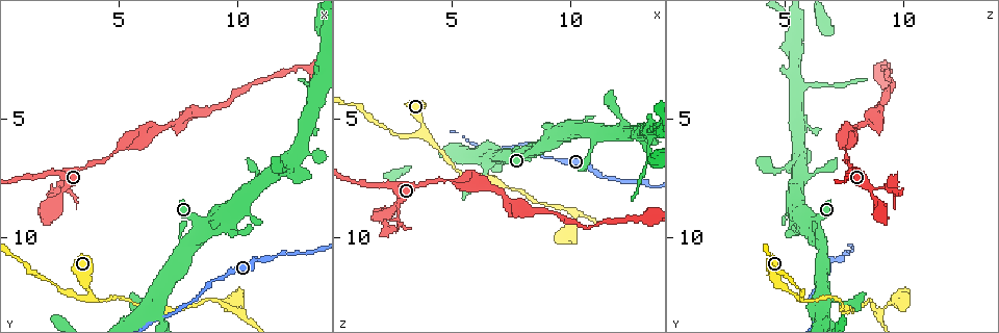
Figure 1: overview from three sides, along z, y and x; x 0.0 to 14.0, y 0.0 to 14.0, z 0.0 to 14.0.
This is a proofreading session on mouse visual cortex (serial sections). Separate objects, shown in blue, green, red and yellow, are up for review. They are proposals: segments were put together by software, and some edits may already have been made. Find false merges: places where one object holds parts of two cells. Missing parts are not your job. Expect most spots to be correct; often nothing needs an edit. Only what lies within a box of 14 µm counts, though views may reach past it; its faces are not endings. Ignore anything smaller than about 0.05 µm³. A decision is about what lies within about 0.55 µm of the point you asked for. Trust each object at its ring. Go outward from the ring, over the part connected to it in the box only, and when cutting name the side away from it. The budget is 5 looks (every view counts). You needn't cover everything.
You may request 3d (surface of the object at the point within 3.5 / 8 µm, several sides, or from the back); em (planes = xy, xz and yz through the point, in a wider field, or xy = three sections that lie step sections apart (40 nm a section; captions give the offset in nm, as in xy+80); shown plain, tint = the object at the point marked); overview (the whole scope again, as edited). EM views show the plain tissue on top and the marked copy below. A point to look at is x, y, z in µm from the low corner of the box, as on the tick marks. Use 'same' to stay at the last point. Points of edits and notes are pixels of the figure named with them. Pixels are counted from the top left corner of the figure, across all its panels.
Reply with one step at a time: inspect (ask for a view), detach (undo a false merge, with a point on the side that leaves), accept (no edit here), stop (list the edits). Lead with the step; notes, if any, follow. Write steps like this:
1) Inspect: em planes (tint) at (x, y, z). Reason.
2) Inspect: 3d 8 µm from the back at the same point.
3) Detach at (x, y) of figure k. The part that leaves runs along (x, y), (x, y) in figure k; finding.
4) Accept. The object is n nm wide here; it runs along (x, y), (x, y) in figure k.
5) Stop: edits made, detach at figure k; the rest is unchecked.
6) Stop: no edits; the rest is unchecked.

Inspect: 3d 3.5 µm at (2.9, 7.8, 9.4).

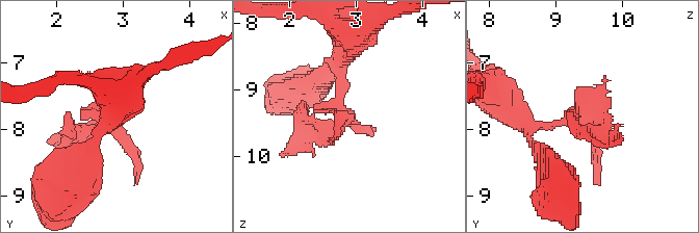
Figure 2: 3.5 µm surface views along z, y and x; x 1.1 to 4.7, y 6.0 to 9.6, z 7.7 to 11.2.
Inspect: em xy step 2 (tint) at (2.85, 7.80, 9.40).

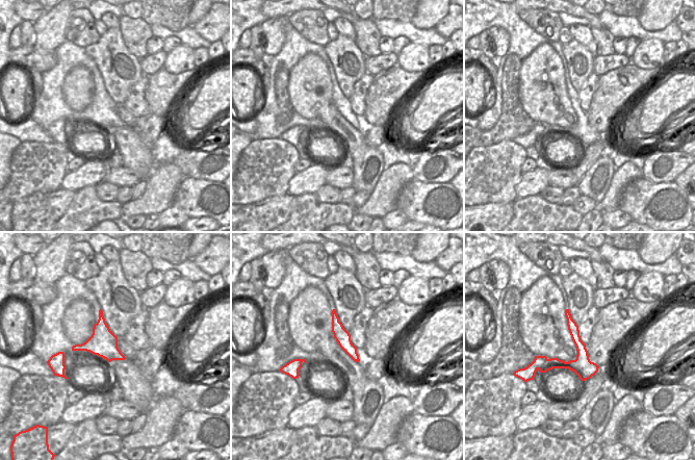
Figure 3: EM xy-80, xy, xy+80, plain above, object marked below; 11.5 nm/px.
Inspect: em xy step 5 (tint) at the same point. Another direction.

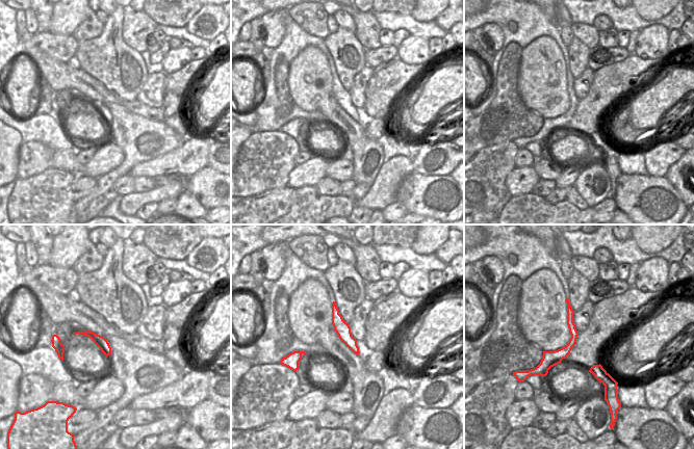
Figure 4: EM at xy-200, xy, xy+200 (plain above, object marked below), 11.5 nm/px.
Accept. It runs along (343, 56), (346, 123), (295, 147) in figure 2; one cell here.

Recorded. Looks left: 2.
Inspect: 3d 3.5 µm at (3.8, 12.5, 5.5). Calibre changes.

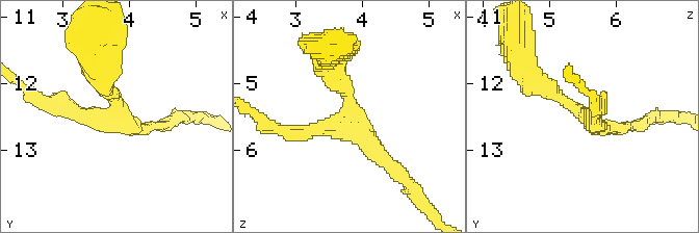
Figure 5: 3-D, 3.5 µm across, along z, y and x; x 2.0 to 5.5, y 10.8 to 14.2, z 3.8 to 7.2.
Inspect: em xy step 2 (tint) at (3.80, 12.45, 5.50). 3 arms meet here; the arms are 200, 200, 300 nm wide; need the tissue.

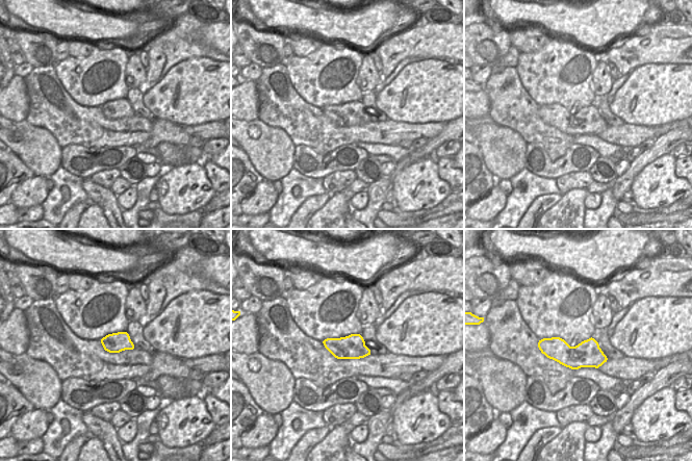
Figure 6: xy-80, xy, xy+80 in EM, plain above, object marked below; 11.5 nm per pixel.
Accept. The object is 280 nm wide here; it runs along (331, 62), (354, 124), (388, 164) in figure 5; all the same cell.

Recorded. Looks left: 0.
Stop: no edits; the rest is unchecked.

